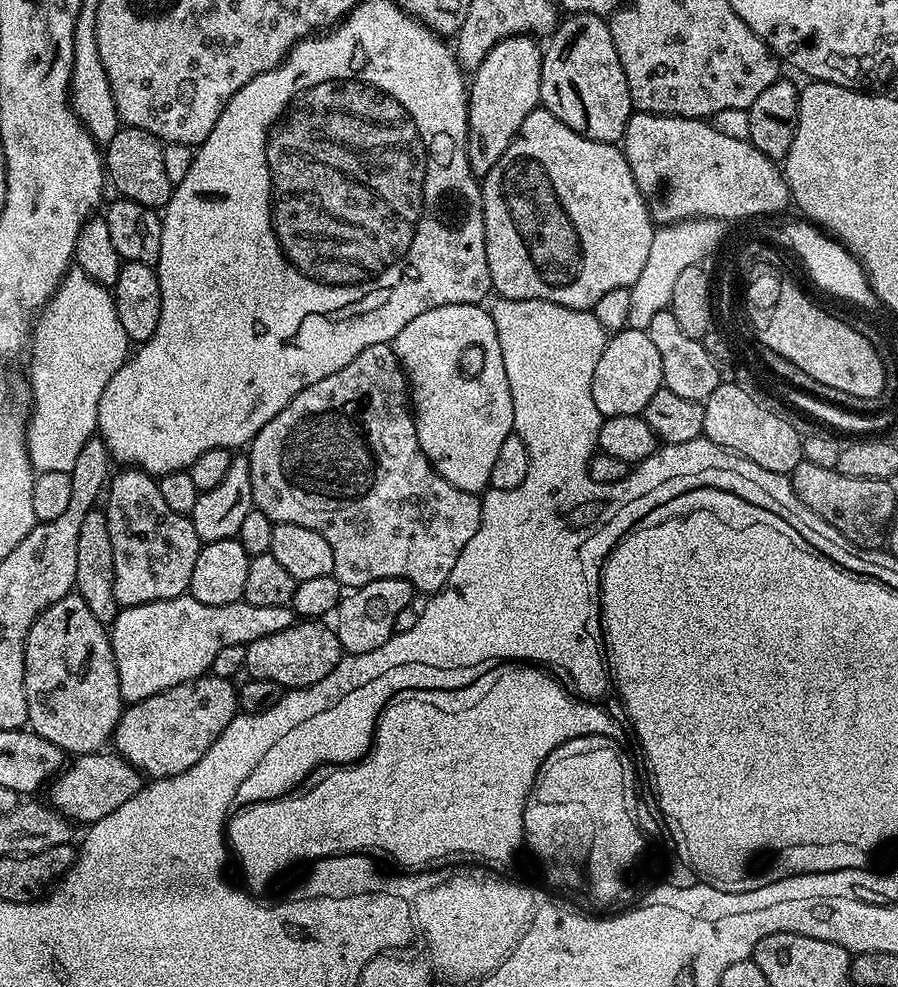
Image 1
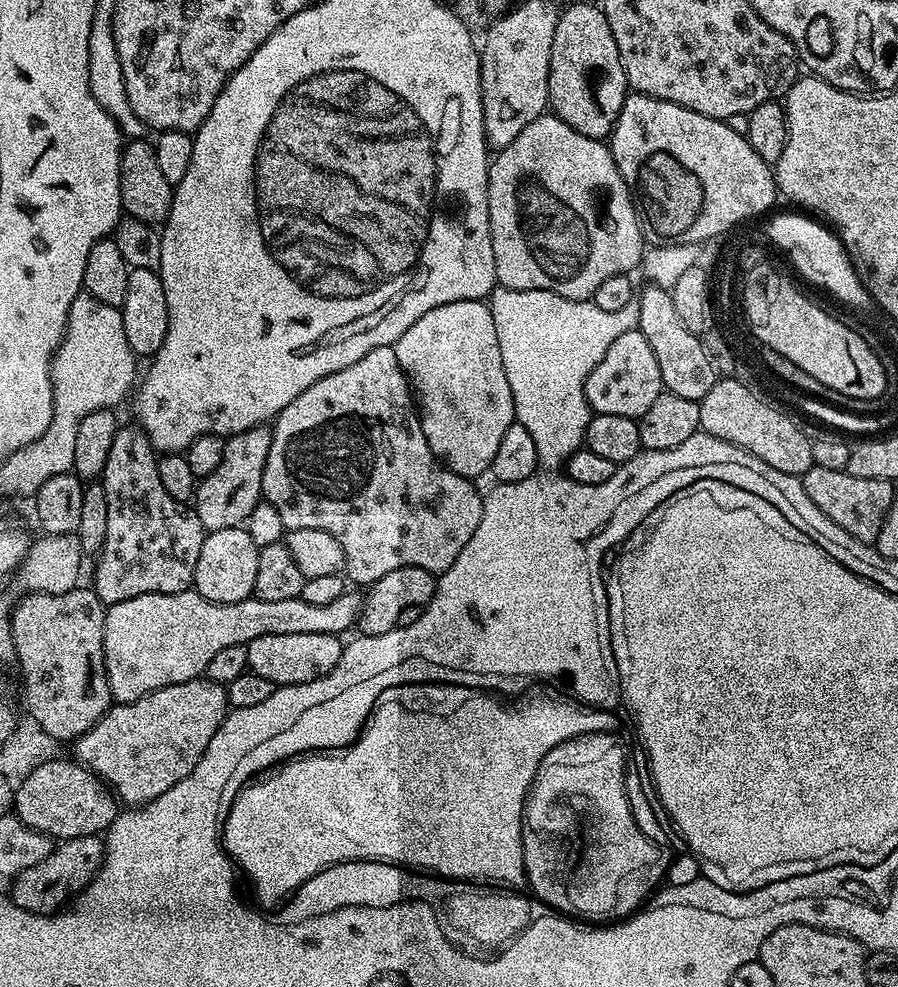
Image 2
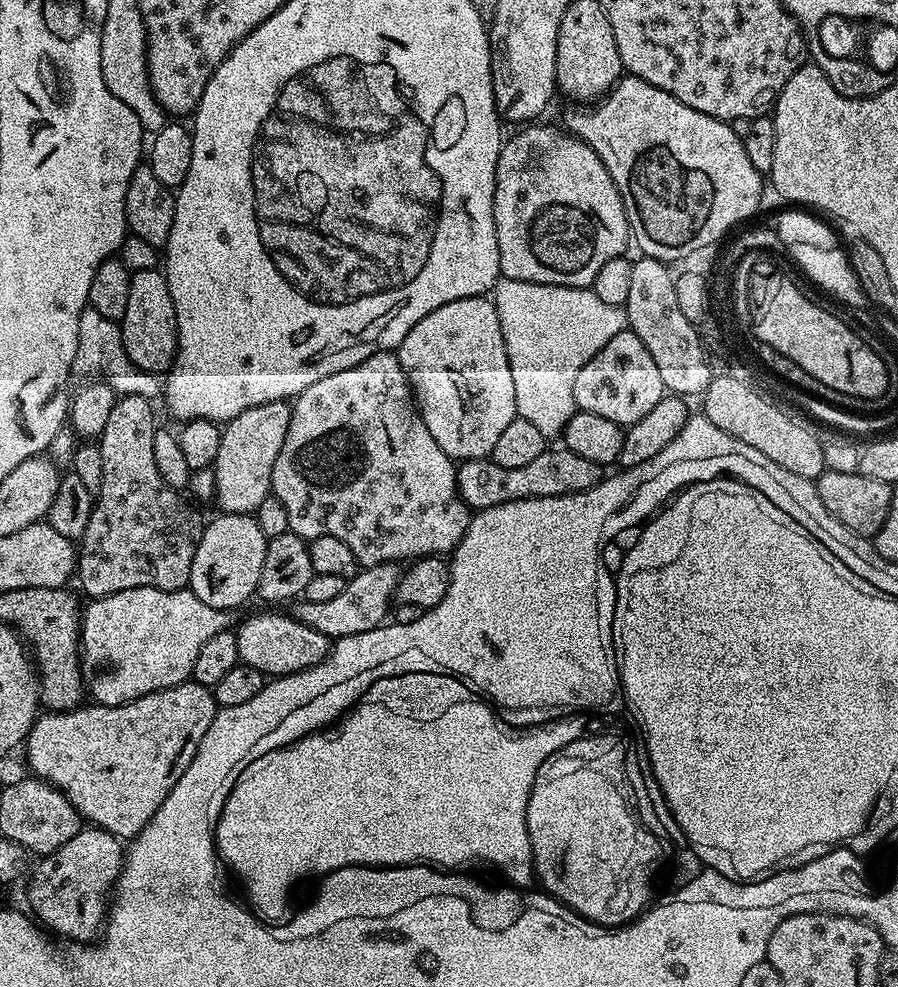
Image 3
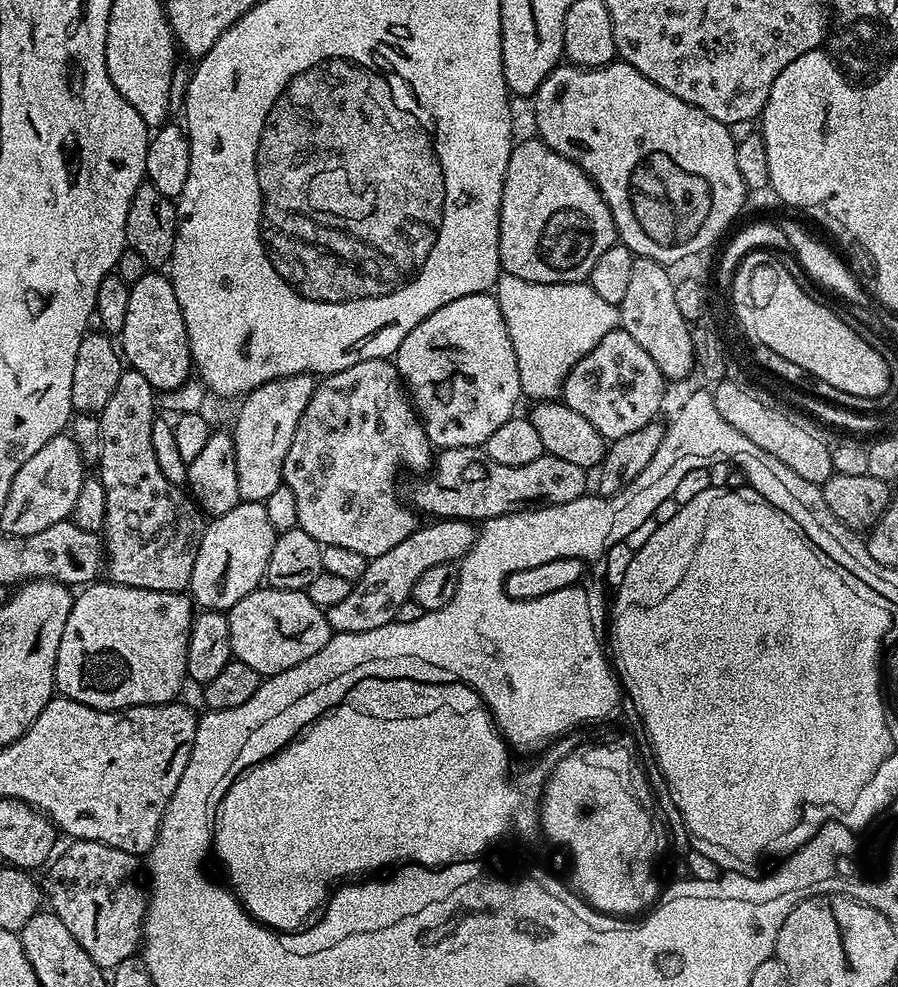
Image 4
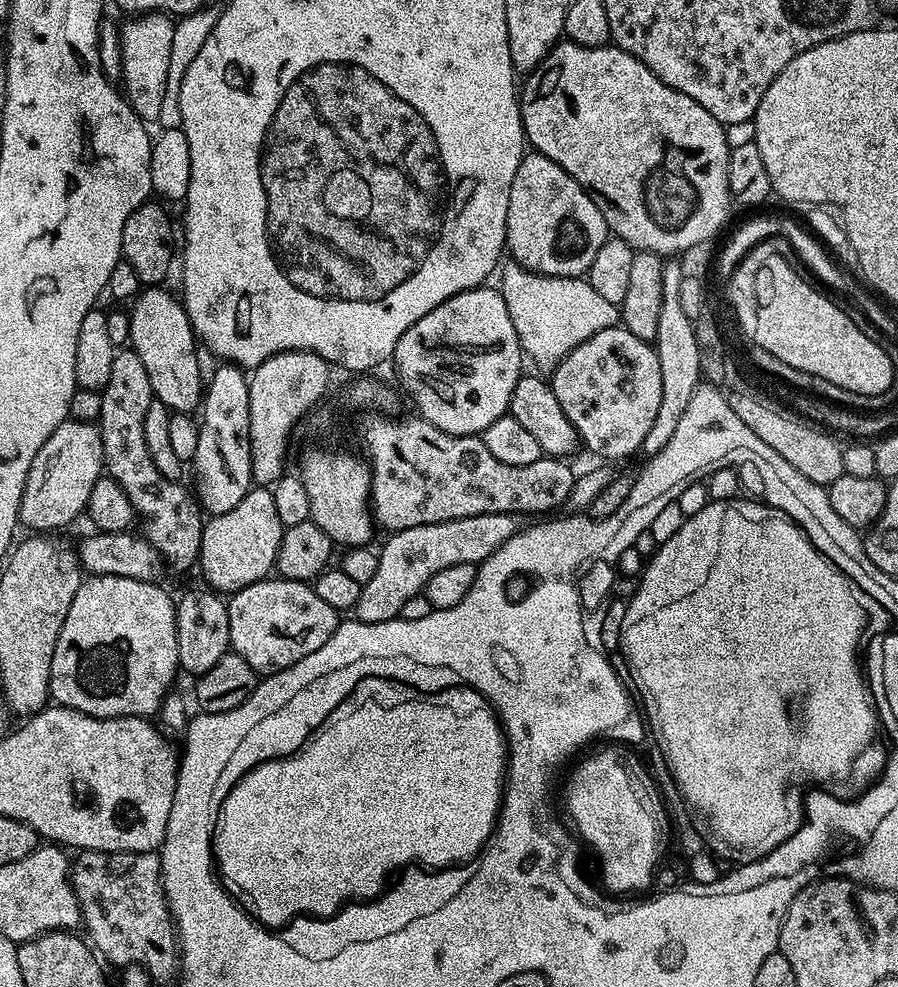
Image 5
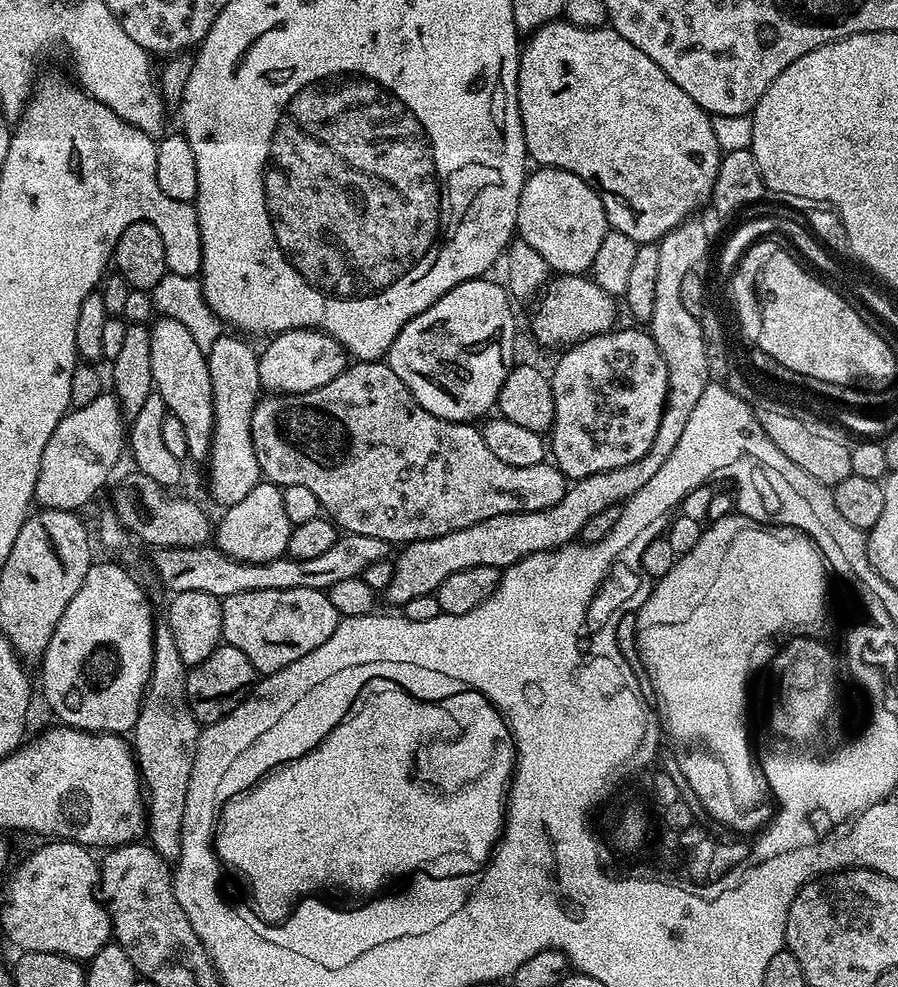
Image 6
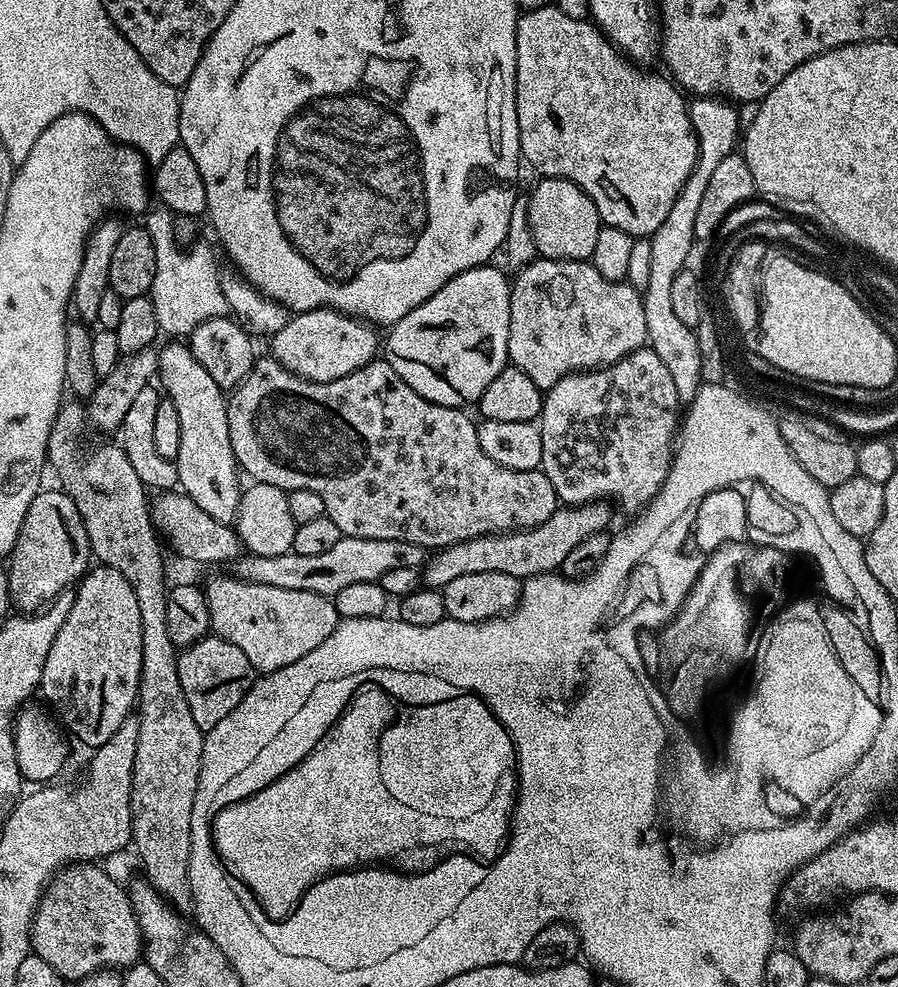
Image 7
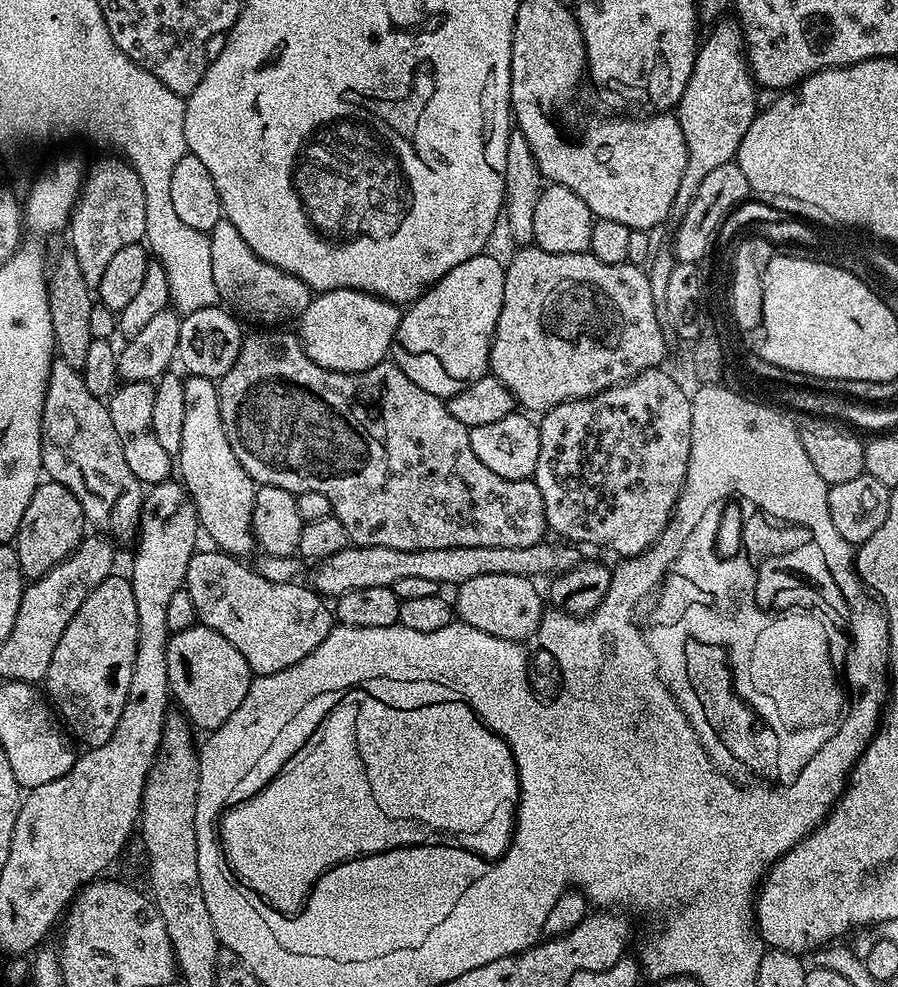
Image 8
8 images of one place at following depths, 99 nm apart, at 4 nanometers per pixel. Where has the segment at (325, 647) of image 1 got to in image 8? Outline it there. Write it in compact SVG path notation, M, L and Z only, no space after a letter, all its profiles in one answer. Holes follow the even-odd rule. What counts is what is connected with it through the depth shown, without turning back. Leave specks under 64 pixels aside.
M211 551L193 552L184 579L190 598L194 598L197 621L236 647L256 676L278 674L278 670L302 662L332 633L334 612L319 592L303 588L300 582L270 582L257 574L255 567L247 568L243 559Z

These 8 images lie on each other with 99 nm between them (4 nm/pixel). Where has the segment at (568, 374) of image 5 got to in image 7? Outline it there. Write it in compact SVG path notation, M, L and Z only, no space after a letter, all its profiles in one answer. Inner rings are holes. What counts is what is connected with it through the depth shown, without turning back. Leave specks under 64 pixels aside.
M647 346L626 354L618 362L604 368L571 372L559 380L553 388L544 392L544 405L538 421L542 434L540 468L546 478L550 478L557 501L564 506L575 506L607 498L609 501L617 500L631 514L639 513L656 497L670 470L681 408L678 392L674 390L674 382L666 371L666 365Z

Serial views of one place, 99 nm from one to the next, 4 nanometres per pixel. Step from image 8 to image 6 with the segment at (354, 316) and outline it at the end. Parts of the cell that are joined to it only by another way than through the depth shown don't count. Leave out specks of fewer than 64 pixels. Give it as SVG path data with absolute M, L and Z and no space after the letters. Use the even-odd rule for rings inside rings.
M299 328L289 332L277 332L259 353L258 378L261 389L272 394L302 394L334 382L350 363L350 357L332 336L314 328Z

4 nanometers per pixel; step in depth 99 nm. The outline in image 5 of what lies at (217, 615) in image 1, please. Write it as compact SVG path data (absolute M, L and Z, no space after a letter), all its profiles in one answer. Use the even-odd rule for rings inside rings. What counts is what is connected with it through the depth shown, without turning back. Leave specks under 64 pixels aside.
M511 512L506 514L478 514L470 518L458 518L450 522L410 526L401 532L391 533L387 537L388 541L385 542L384 548L379 549L378 574L374 574L374 578L370 578L370 582L360 585L358 602L354 609L355 619L367 624L377 624L378 622L397 619L402 606L406 606L406 602L410 598L421 595L426 582L430 582L430 578L434 578L434 574L438 574L438 570L446 570L446 566L462 566L463 564L478 566L486 558L490 558L490 554L494 554L494 550L498 550L498 546L502 546L502 542L506 542L517 532L518 523L516 524L516 520L517 517ZM88 576L81 579L78 594L74 594L74 602L70 602L70 611L66 613L66 622L62 622L62 634L58 634L58 642L54 646L54 658L50 662L51 699L61 708L73 708L98 718L114 718L115 716L142 716L152 718L160 711L164 699L173 691L172 679L181 671L178 658L178 630L176 629L176 600L168 597L168 592L159 583L151 584L134 578L121 576Z

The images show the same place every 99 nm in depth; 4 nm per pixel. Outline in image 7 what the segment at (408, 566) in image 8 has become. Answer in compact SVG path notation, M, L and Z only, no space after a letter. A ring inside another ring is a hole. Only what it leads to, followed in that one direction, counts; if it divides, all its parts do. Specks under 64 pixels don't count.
M341 536L332 549L322 554L287 552L277 556L245 554L231 565L231 575L258 586L279 586L282 590L310 590L334 598L338 590L357 582L379 582L382 574L402 566L419 569L425 563L426 550L414 542L398 542L394 538L354 538Z

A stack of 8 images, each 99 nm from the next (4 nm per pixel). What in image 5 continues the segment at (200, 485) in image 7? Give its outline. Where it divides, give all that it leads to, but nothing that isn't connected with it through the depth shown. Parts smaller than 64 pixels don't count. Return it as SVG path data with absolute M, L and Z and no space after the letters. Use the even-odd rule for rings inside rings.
M148 286L130 304L130 348L142 358L146 374L150 374L150 386L155 399L161 400L172 412L195 413L201 407L206 384L199 374L198 337L179 299L176 300L164 286Z

